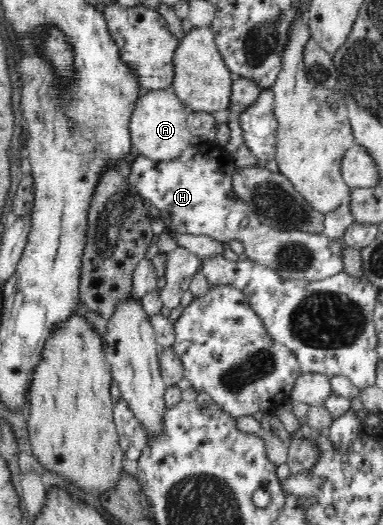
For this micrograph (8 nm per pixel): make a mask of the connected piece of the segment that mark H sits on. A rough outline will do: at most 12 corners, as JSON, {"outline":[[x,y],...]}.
{"outline":[[210,140],[128,181],[176,234],[243,243],[281,281],[344,271],[321,233],[261,222]]}

